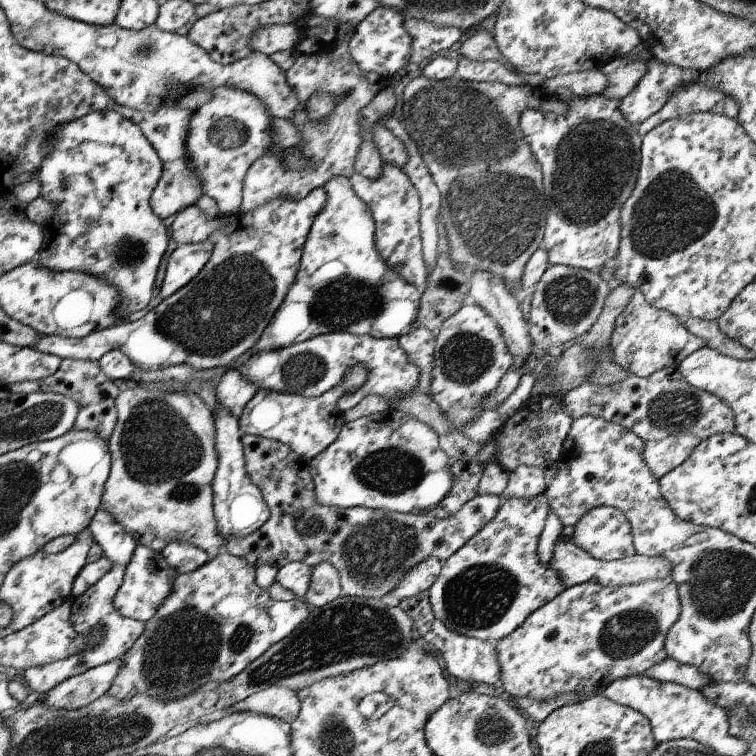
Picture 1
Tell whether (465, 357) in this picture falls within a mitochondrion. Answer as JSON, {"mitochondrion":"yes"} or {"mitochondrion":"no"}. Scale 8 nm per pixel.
{"mitochondrion":"yes"}

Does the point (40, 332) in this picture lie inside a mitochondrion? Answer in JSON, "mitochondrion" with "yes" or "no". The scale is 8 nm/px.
{"mitochondrion":"no"}

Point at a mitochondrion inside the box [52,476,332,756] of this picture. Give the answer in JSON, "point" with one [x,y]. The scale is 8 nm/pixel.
{"point":[182,648]}

